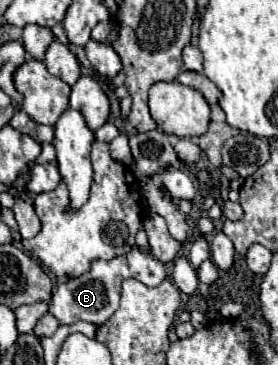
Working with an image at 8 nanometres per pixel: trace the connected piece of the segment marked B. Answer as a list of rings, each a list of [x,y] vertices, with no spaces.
[[[134,246],[128,254],[116,256],[112,260],[96,260],[90,272],[58,286],[58,290],[54,292],[50,300],[48,314],[52,314],[60,324],[74,324],[78,320],[84,320],[84,322],[100,326],[118,310],[120,284],[126,278],[138,278],[146,286],[158,286],[166,278],[166,268],[158,258],[154,258],[148,252],[142,252],[142,248],[138,246]]]

